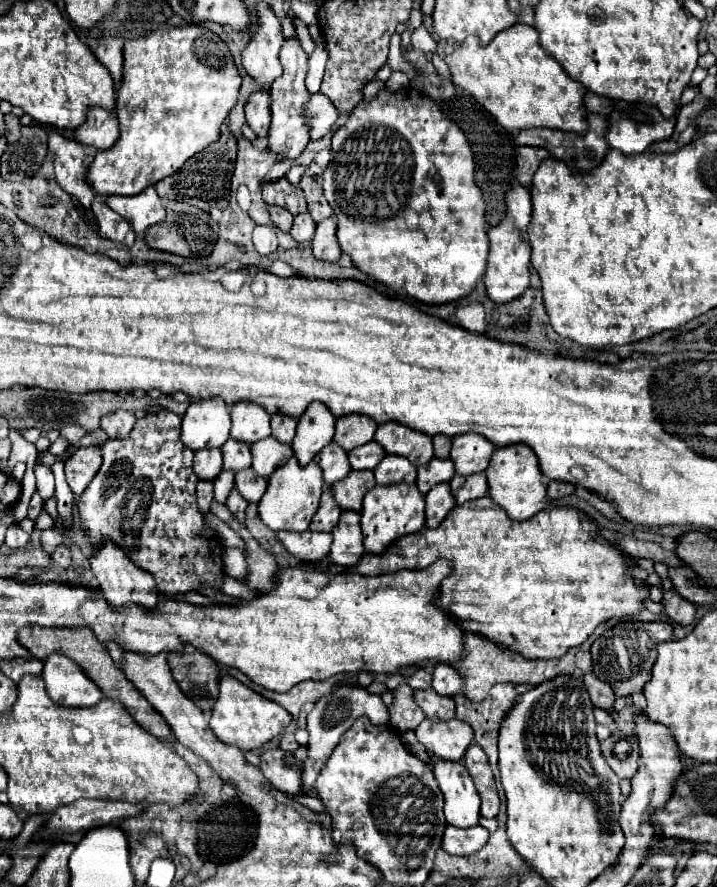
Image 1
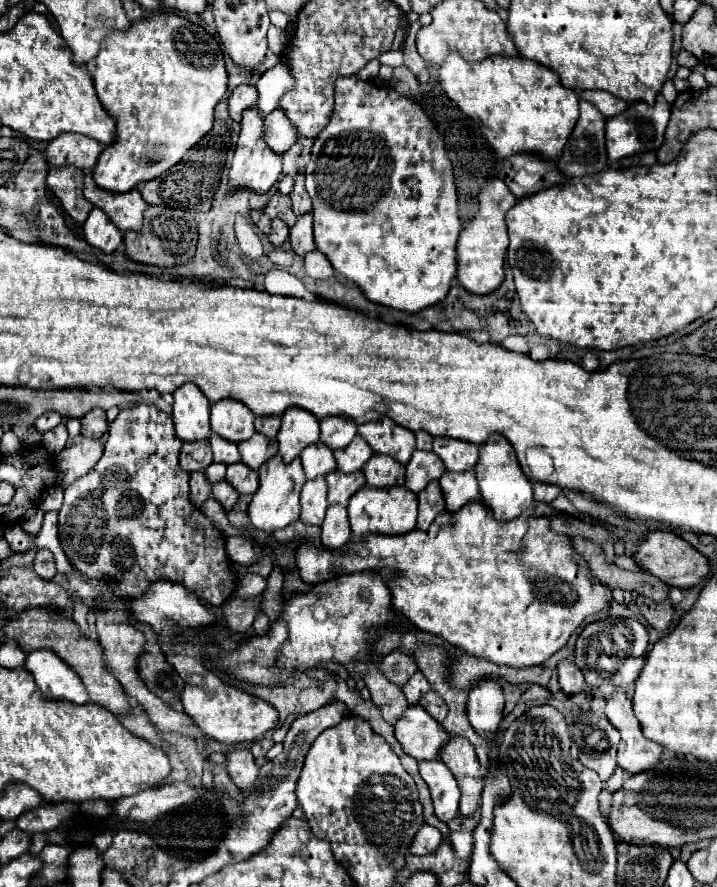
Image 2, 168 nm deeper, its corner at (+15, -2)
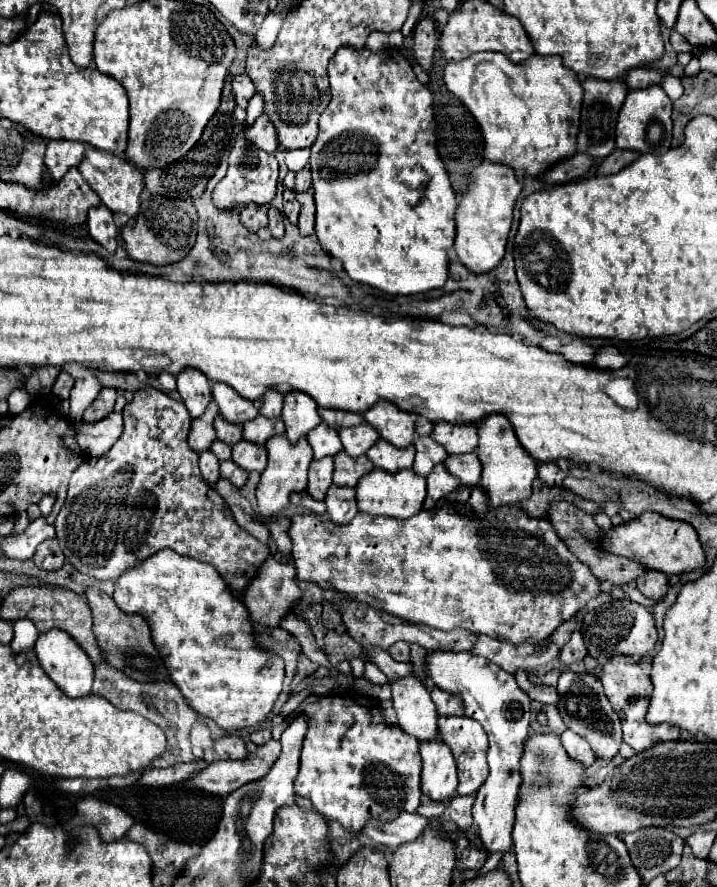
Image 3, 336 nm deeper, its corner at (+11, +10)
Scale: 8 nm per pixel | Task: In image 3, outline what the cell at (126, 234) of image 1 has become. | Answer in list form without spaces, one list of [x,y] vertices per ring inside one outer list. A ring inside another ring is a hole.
[[[100,205],[100,207],[94,207],[92,211],[88,211],[86,225],[88,225],[90,237],[96,243],[106,247],[110,253],[116,251],[116,247],[118,247],[118,227],[114,223],[114,213],[108,211],[108,207]]]

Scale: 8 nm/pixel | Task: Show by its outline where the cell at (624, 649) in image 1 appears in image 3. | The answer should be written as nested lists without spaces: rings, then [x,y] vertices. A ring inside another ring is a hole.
[[[630,599],[610,601],[600,605],[594,611],[588,611],[582,621],[582,631],[584,631],[584,643],[588,647],[588,655],[594,659],[604,659],[604,661],[612,659],[616,653],[640,659],[654,649],[658,639],[652,613]],[[610,649],[616,649],[616,653],[610,653]]]

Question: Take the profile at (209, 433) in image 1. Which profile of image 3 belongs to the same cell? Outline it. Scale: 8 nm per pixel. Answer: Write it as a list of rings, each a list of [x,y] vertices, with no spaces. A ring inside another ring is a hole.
[[[188,369],[176,377],[176,383],[178,383],[178,393],[182,401],[190,411],[190,417],[196,419],[204,415],[208,403],[212,401],[212,383],[208,381],[208,377],[200,371]]]

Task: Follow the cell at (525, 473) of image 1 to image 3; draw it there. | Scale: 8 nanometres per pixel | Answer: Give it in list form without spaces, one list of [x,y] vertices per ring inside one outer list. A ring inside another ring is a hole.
[[[490,415],[488,419],[478,423],[478,437],[480,443],[476,455],[482,463],[480,485],[486,491],[490,505],[502,507],[502,505],[514,505],[526,501],[532,495],[532,483],[538,475],[536,461],[524,451],[524,447],[520,447],[508,419],[504,415]]]

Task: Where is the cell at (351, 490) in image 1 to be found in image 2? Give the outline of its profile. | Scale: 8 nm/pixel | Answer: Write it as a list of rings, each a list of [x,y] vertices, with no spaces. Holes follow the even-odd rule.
[[[332,471],[326,475],[328,481],[328,503],[338,503],[338,505],[348,505],[350,497],[366,485],[364,473],[354,471],[354,473],[342,473],[342,471]]]

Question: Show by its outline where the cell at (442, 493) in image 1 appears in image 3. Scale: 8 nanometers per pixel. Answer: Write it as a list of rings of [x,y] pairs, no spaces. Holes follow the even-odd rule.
[[[436,465],[432,473],[426,477],[426,481],[428,481],[428,495],[424,501],[424,509],[434,507],[440,499],[450,495],[458,487],[458,479],[452,477],[444,465]]]

